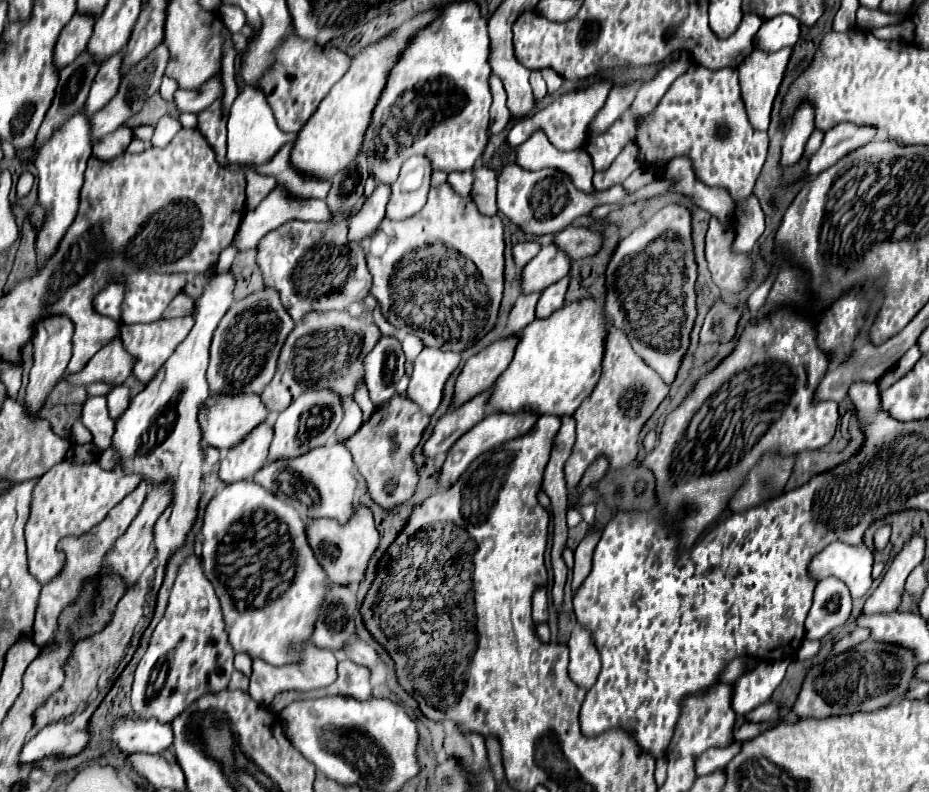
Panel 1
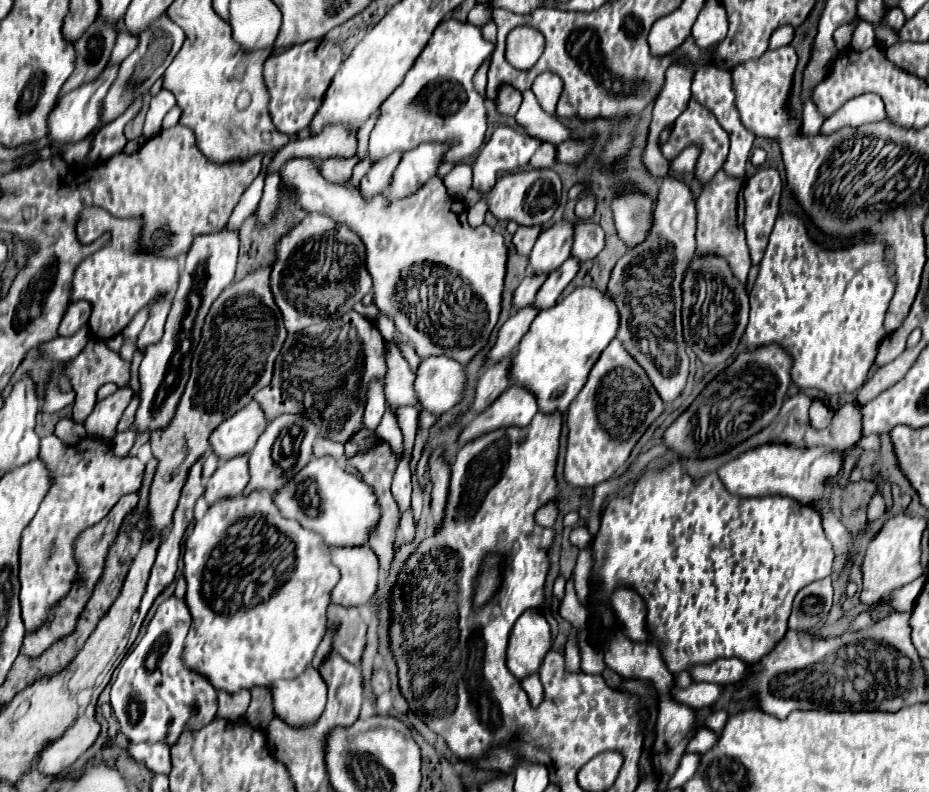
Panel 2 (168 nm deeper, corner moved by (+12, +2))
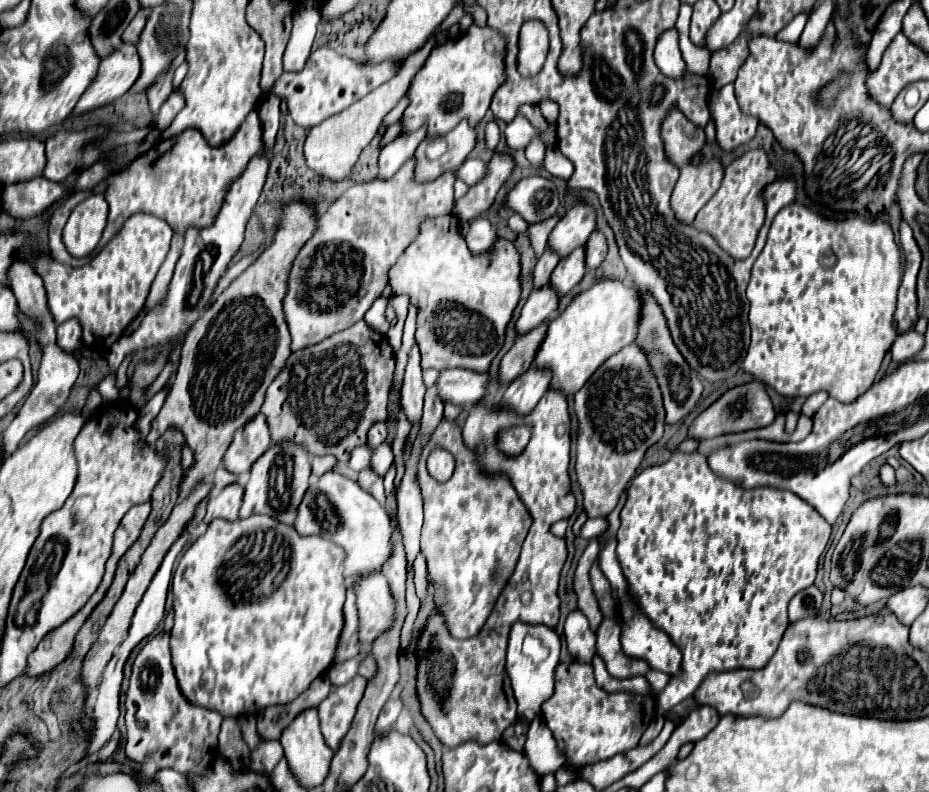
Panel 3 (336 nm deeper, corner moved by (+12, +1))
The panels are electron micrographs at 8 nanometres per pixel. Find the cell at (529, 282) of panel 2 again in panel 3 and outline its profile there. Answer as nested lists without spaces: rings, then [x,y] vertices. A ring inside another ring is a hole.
[[[552,249],[544,251],[544,255],[538,259],[536,269],[534,269],[534,287],[542,287],[550,281],[550,275],[552,275],[554,267],[558,265],[558,261],[560,261],[558,253],[554,253]]]

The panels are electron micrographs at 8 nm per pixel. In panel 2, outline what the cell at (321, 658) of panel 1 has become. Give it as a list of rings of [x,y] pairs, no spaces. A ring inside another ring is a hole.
[[[312,664],[296,680],[278,680],[272,688],[274,710],[290,724],[312,724],[326,704],[326,682]]]

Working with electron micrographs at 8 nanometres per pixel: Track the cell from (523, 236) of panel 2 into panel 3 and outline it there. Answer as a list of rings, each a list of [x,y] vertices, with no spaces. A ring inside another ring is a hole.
[[[558,215],[542,221],[542,223],[534,223],[528,227],[528,235],[530,235],[530,241],[532,241],[532,247],[536,251],[536,255],[542,255],[546,251],[546,245],[548,245],[548,237],[552,233],[552,229],[556,227],[556,223],[560,221]]]

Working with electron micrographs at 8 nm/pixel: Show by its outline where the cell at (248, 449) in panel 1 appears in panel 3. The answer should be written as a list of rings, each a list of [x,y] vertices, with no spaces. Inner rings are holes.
[[[232,483],[226,489],[220,491],[218,497],[210,497],[208,501],[208,511],[204,521],[210,523],[214,519],[226,519],[226,521],[236,521],[238,519],[238,509],[242,505],[242,485]]]

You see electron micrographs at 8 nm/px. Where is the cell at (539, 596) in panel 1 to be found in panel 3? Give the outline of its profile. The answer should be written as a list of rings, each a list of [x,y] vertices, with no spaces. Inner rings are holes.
[[[516,621],[510,629],[510,641],[508,641],[508,655],[506,655],[506,671],[514,689],[514,699],[518,703],[518,717],[532,721],[534,717],[540,715],[540,705],[552,697],[554,693],[554,669],[560,661],[560,637],[554,633],[554,643],[544,643],[544,647],[549,649],[548,656],[541,661],[526,657],[522,653],[522,639],[532,633],[532,624]],[[550,657],[550,658],[549,658]]]

